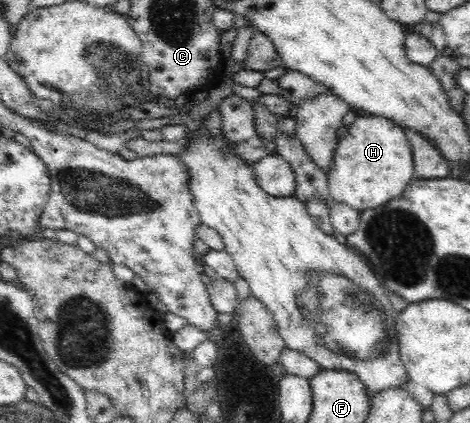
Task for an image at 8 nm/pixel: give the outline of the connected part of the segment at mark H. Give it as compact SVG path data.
M381 116L357 117L346 137L339 141L334 165L327 175L332 199L361 212L402 195L406 185L415 178L412 151L402 131L392 120Z

